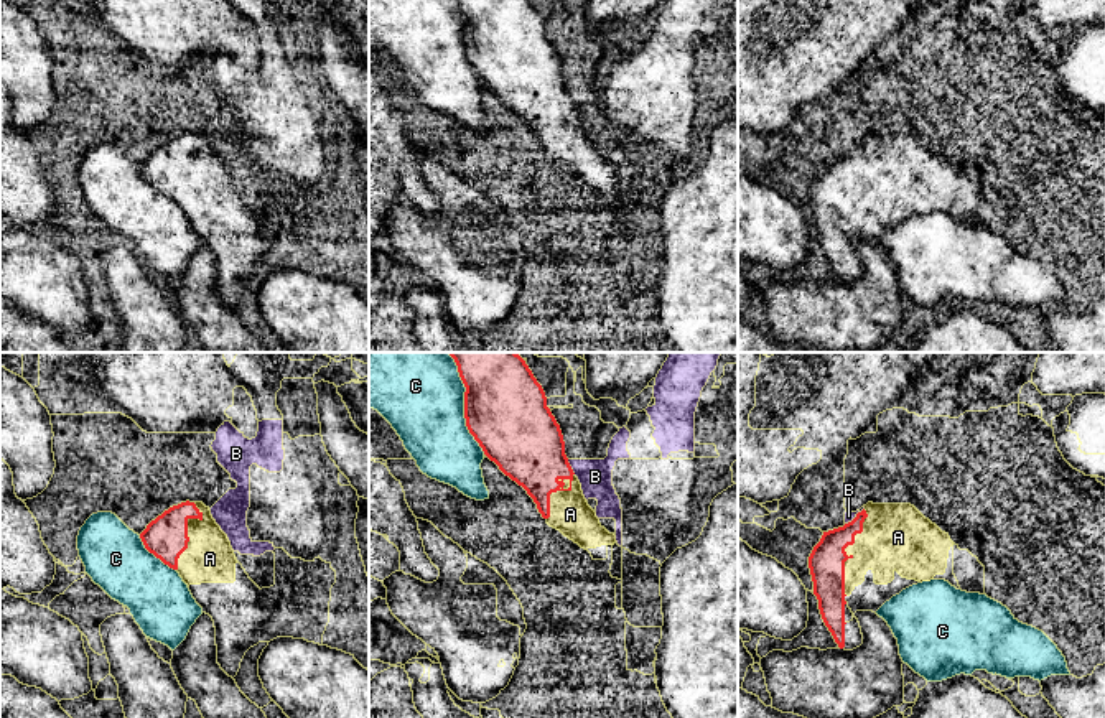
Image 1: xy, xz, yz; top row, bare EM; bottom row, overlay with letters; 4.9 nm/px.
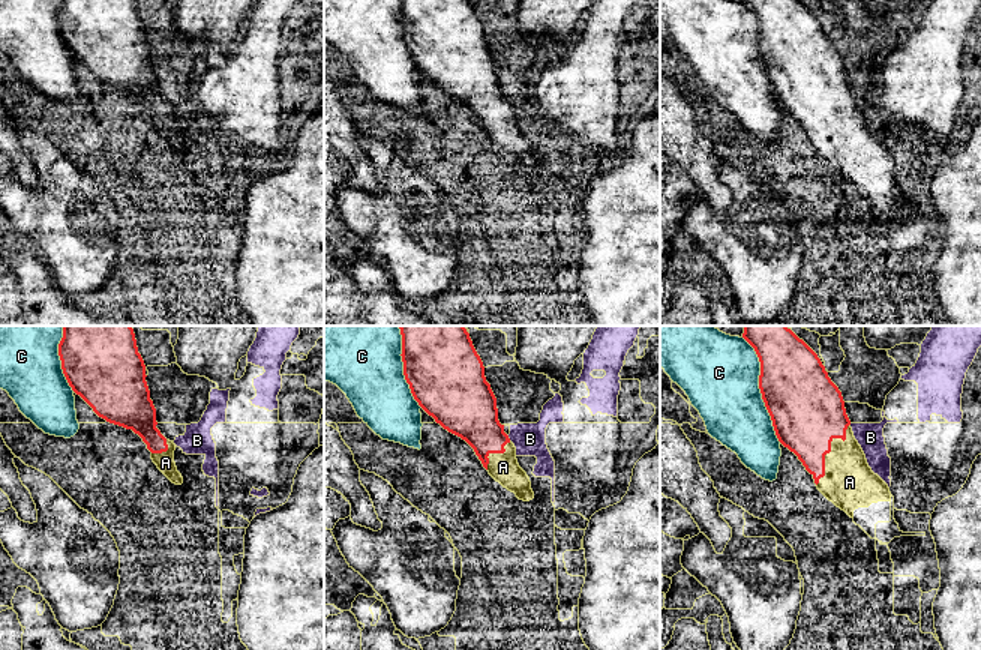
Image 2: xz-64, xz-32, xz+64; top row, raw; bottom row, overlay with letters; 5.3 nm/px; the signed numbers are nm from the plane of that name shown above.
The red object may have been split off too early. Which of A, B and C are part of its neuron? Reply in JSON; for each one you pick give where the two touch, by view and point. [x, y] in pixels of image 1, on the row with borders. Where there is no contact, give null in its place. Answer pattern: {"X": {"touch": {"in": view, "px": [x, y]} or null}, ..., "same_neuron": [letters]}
{"A": {"touch": {"in": "yz", "px": [843, 550]}}, "same_neuron": ["A"]}

